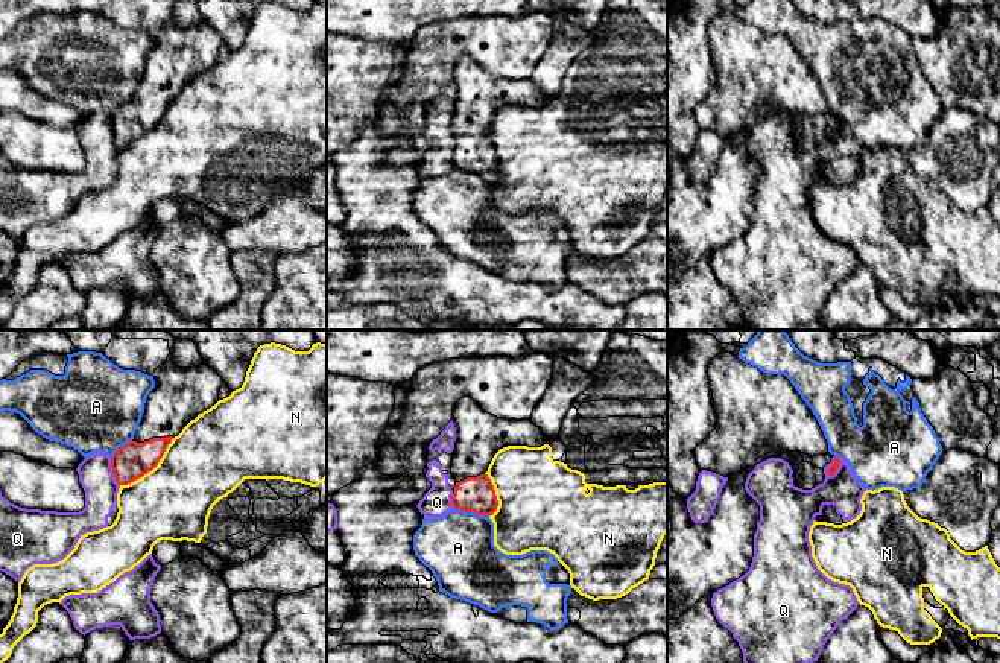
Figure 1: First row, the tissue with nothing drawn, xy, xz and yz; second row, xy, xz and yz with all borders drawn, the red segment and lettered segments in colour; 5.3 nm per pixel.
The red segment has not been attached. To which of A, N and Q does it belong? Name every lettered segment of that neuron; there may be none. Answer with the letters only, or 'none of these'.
none of these

